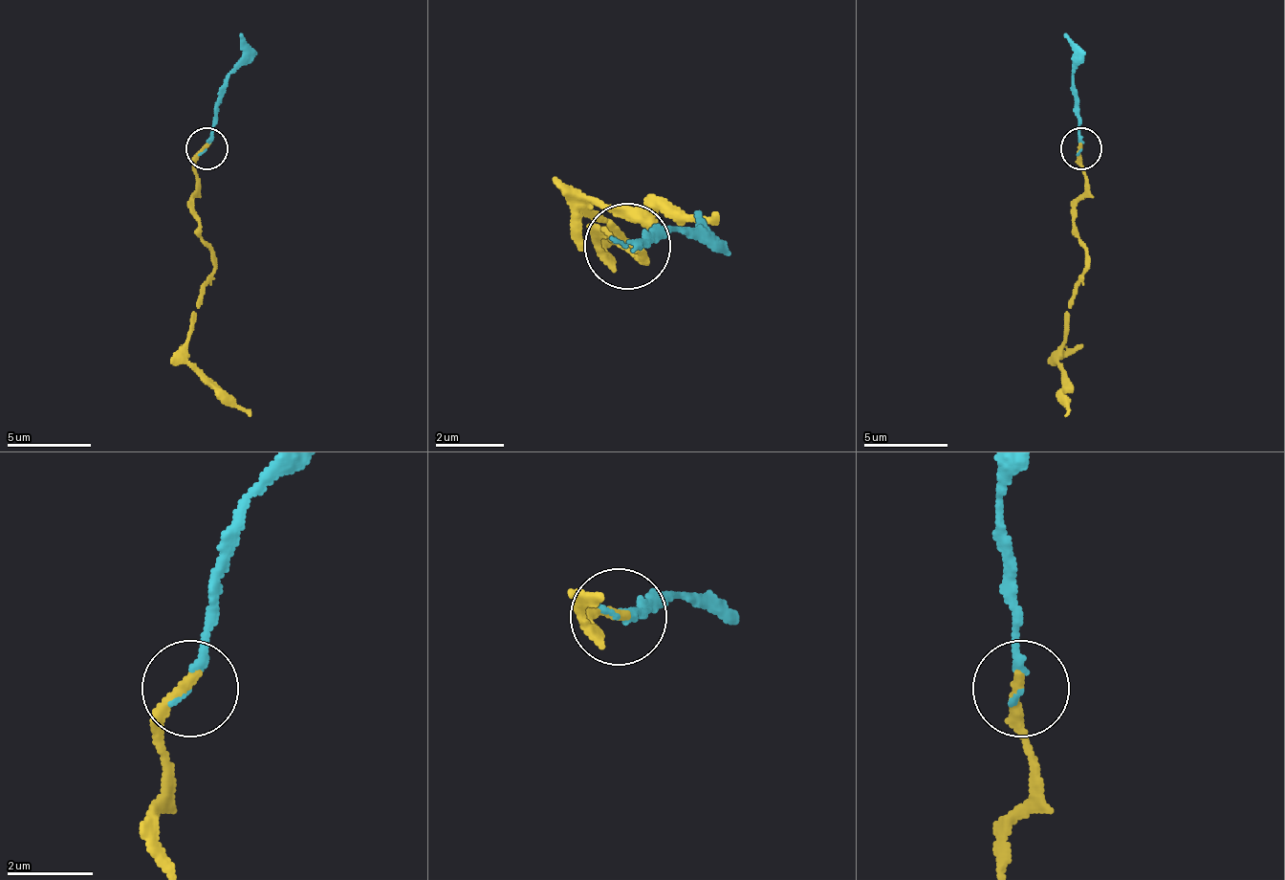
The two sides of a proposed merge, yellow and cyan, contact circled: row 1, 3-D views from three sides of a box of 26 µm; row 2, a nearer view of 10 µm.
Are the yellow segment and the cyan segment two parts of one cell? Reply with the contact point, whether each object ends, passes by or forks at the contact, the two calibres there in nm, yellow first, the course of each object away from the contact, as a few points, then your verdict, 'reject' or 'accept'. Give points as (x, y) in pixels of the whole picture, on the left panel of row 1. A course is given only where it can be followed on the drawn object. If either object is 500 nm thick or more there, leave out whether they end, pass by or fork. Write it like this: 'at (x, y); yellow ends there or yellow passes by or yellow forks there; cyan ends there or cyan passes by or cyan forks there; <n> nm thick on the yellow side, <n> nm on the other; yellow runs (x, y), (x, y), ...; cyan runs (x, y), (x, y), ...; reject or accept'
at (206, 148); yellow ends there; cyan ends there; 280 nm thick on the yellow side, 150 nm on the other; yellow runs (206, 149), (197, 154), (197, 238), (209, 251), (214, 272), (197, 310), (188, 360), (251, 414); cyan runs (206, 149), (218, 87), (243, 53), (239, 32); accept

